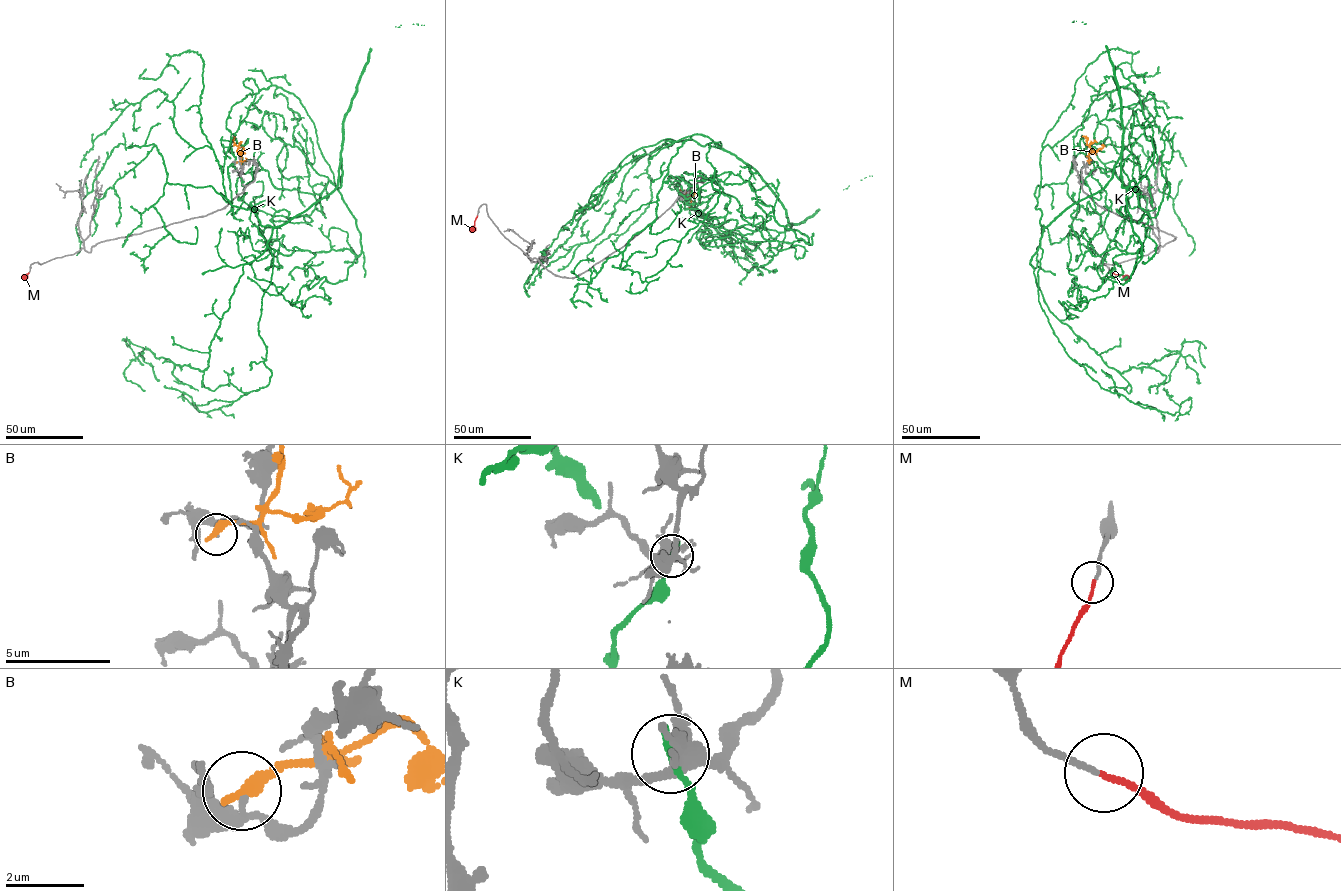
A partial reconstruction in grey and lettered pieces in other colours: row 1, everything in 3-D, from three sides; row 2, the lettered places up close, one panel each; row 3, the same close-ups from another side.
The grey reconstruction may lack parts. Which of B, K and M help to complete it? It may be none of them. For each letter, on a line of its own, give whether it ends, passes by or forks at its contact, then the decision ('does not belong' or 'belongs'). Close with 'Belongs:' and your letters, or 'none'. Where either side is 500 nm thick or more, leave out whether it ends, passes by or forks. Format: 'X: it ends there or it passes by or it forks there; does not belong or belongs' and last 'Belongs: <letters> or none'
B: it ends there; does not belong
K: it ends there; does not belong
M: it ends there; belongs
Belongs: M

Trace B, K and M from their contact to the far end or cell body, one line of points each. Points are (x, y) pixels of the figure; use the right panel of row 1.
B: (1090, 162), (1091, 150), (1096, 151), (1104, 146)
K: (1090, 172), (1091, 253), (1141, 255), (1120, 157), (1042, 226), (1038, 186), (1137, 142), (1189, 256)
M: (1112, 273), (1128, 280)

